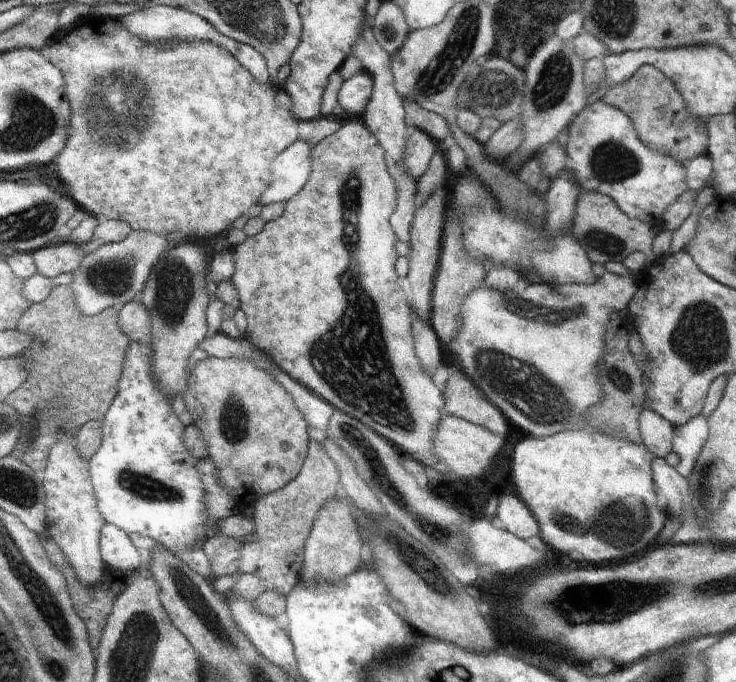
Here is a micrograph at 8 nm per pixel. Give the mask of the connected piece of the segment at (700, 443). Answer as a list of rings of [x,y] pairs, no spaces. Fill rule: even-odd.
[[[702,414],[675,428],[672,452],[680,458],[680,462],[675,467],[682,476],[690,476],[708,436],[710,436],[708,420]]]

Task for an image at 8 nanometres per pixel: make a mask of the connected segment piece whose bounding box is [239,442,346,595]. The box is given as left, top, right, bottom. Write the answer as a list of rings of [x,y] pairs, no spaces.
[[[309,442],[298,476],[283,488],[257,498],[253,516],[256,534],[252,543],[243,544],[240,572],[258,576],[264,582],[266,591],[276,590],[287,595],[300,580],[299,570],[302,570],[304,564],[304,547],[320,508],[328,500],[345,495],[340,484],[340,472],[324,446]]]

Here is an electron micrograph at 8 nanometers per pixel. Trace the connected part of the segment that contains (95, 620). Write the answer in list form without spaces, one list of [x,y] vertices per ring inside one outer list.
[[[42,530],[42,532],[38,532],[37,535],[38,540],[40,540],[40,544],[42,544],[42,548],[44,548],[46,552],[46,556],[48,556],[48,560],[50,560],[50,562],[52,562],[52,564],[54,564],[54,566],[62,572],[62,576],[65,578],[67,590],[76,614],[84,621],[85,627],[87,628],[89,645],[91,646],[91,649],[96,652],[98,650],[98,645],[100,644],[100,637],[104,632],[104,628],[106,628],[107,618],[110,614],[112,604],[114,604],[114,600],[116,600],[116,596],[120,596],[120,594],[124,592],[127,578],[132,578],[132,574],[134,574],[137,570],[130,570],[130,572],[118,572],[116,570],[112,570],[112,568],[108,568],[108,566],[104,566],[106,570],[104,570],[105,575],[103,576],[103,582],[96,584],[94,588],[86,588],[86,586],[82,586],[82,584],[80,584],[80,580],[76,578],[76,572],[74,572],[72,564],[66,560],[66,556],[64,556],[64,552],[58,548],[58,544],[50,538],[48,530]]]

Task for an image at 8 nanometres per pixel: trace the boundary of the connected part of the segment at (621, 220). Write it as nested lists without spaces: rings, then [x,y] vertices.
[[[580,189],[580,196],[576,200],[576,212],[573,215],[573,225],[570,227],[572,236],[588,254],[590,262],[594,265],[603,266],[606,262],[624,262],[624,260],[636,250],[639,250],[646,257],[647,265],[658,257],[652,250],[652,242],[664,227],[653,224],[646,224],[640,220],[634,220],[626,216],[616,202],[609,196],[586,192]]]

